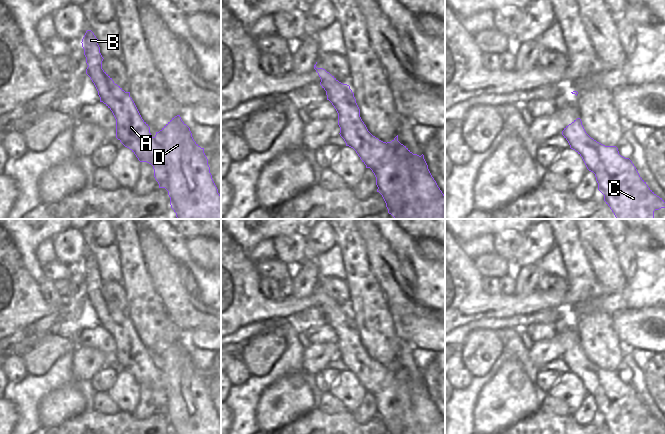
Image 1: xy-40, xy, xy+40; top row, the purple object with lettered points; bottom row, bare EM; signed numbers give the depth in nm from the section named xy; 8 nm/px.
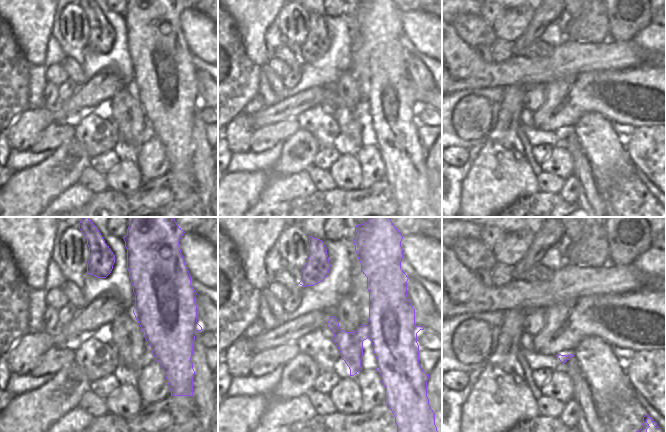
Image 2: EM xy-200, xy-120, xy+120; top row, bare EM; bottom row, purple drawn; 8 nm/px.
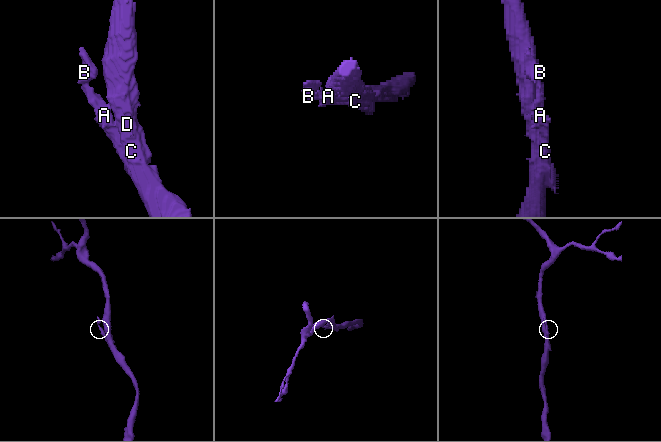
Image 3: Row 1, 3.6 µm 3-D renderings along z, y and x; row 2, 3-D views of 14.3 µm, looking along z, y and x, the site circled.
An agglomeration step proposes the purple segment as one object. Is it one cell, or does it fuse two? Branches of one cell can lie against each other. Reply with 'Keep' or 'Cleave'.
Cleave

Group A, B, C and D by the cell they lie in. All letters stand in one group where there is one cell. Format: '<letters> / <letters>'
A B / C D

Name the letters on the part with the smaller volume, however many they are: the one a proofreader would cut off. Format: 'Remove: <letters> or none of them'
Remove: A, B

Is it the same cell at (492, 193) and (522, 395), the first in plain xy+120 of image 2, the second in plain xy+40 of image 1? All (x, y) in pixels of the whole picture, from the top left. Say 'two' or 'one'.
one

